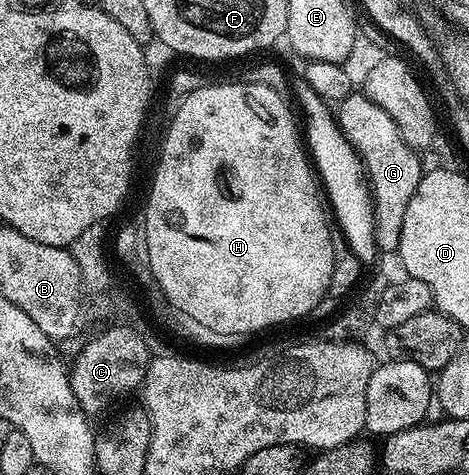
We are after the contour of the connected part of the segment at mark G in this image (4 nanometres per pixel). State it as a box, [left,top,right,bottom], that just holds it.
[335,90,423,253]

